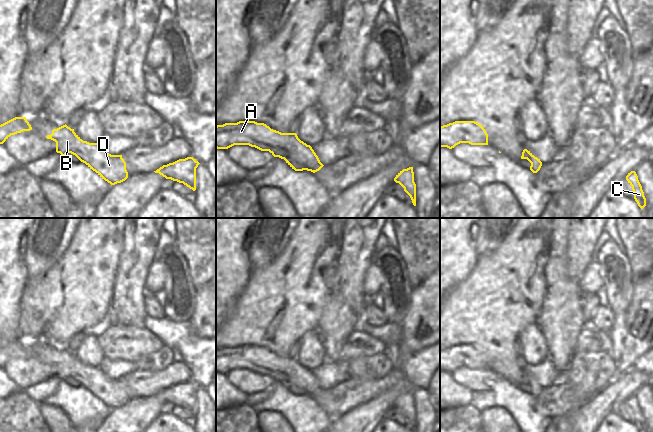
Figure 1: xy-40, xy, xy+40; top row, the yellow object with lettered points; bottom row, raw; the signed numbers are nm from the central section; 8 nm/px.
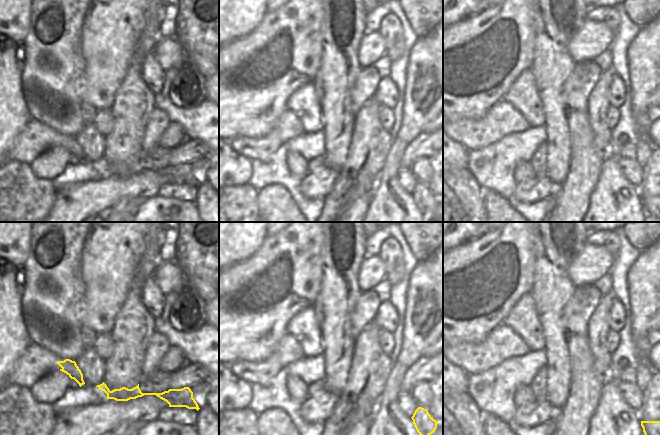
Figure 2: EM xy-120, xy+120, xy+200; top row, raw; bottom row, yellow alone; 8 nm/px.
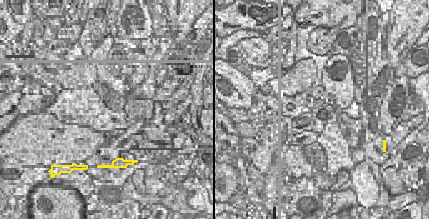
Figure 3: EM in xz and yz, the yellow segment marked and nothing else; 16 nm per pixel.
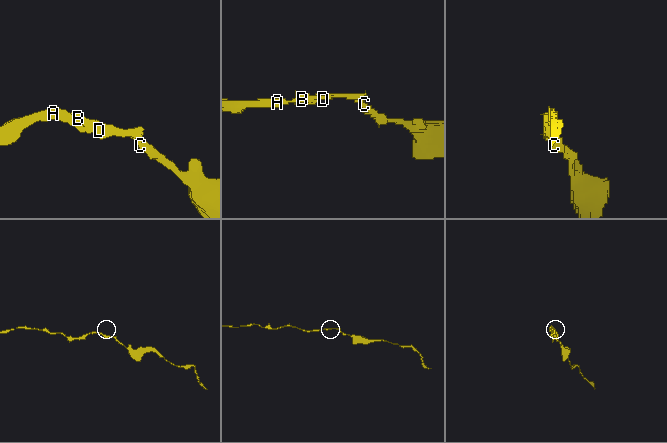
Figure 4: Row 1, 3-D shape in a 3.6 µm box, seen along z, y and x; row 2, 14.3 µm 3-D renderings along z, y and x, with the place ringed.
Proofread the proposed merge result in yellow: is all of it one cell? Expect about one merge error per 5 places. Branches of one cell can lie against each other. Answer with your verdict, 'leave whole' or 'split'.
leave whole

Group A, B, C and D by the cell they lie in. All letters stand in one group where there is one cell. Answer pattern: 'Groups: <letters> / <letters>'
Groups: A B C D.

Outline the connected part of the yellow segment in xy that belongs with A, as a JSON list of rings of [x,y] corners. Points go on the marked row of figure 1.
[[[239,121],[216,126],[216,148],[228,149],[234,145],[249,145],[269,151],[284,159],[295,171],[319,171],[324,165],[310,145],[301,141],[296,133],[281,133],[264,123]]]

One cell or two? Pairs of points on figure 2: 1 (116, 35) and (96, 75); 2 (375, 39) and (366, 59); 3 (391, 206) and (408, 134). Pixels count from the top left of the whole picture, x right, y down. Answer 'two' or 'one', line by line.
1: one
2: one
3: one

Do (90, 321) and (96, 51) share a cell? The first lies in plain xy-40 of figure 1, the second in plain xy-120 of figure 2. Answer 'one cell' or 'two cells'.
one cell

